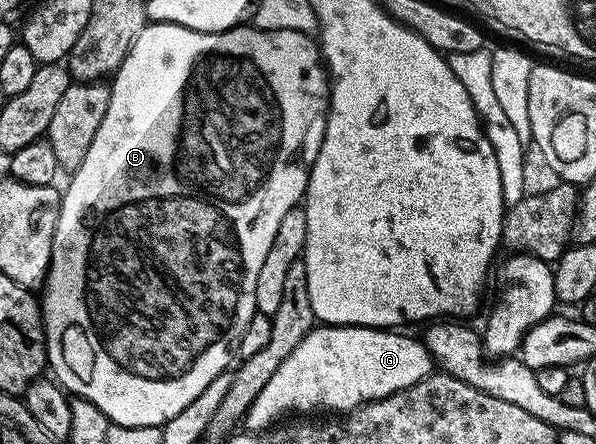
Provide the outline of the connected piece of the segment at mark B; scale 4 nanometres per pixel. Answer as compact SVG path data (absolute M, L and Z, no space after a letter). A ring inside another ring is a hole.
M149 22L138 33L134 45L130 45L130 53L122 61L122 65L116 74L111 76L110 105L106 109L106 117L102 117L102 125L98 125L98 133L94 133L94 141L90 141L90 149L86 149L86 157L82 160L82 165L74 172L71 172L68 188L63 188L60 196L60 212L58 213L58 225L54 225L54 245L50 253L50 265L48 266L48 276L44 278L42 294L39 296L40 316L44 322L44 344L48 354L48 367L51 378L55 379L69 396L84 399L93 407L99 409L109 421L109 424L117 423L127 427L137 427L138 425L150 425L151 427L163 427L169 415L182 413L186 405L210 381L214 381L216 375L223 375L229 370L228 362L234 359L236 342L242 337L246 325L250 325L250 317L254 317L258 312L254 301L254 289L258 285L258 273L262 270L262 261L266 261L266 253L270 253L270 245L274 245L274 237L278 233L278 224L290 209L301 206L304 198L304 190L310 177L310 169L318 157L318 149L322 149L322 137L326 133L326 121L328 120L328 97L330 94L330 80L328 69L324 65L324 56L320 53L317 40L311 34L303 31L291 31L282 29L281 31L260 31L255 25L241 25L231 27L229 31L215 31L206 33L205 31L191 31L177 23L153 23Z

